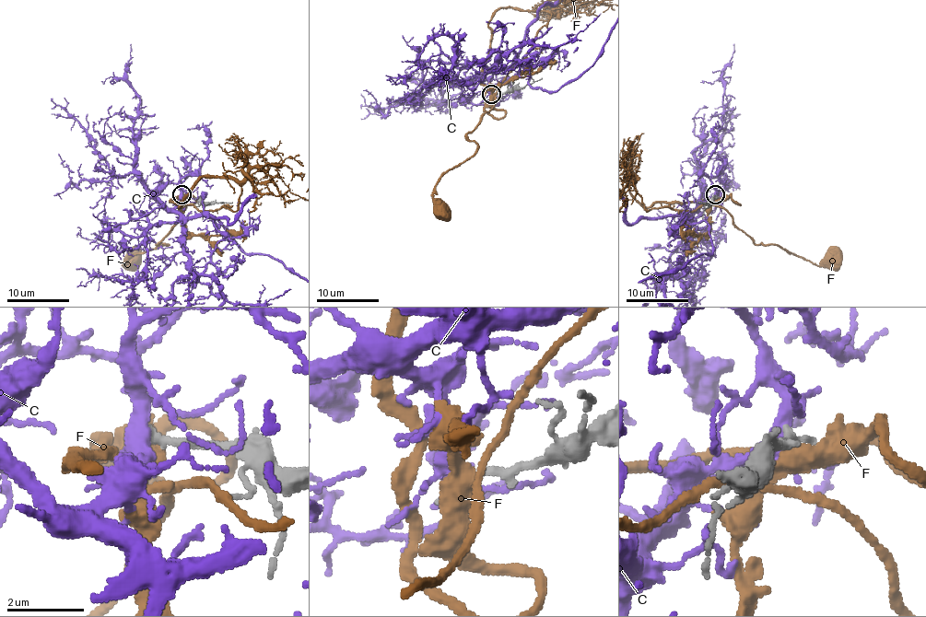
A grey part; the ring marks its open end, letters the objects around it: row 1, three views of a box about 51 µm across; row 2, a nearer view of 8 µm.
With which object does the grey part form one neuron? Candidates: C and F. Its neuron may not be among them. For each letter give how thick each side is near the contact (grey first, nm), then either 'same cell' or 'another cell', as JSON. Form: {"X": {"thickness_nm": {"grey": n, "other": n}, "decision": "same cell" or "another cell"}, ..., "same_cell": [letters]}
{"C": {"thickness_nm": {"grey": 240, "other": 400}, "decision": "same cell"}, "F": {"thickness_nm": {"grey": 260, "other": 500}, "decision": "another cell"}, "same_cell": ["C"]}

